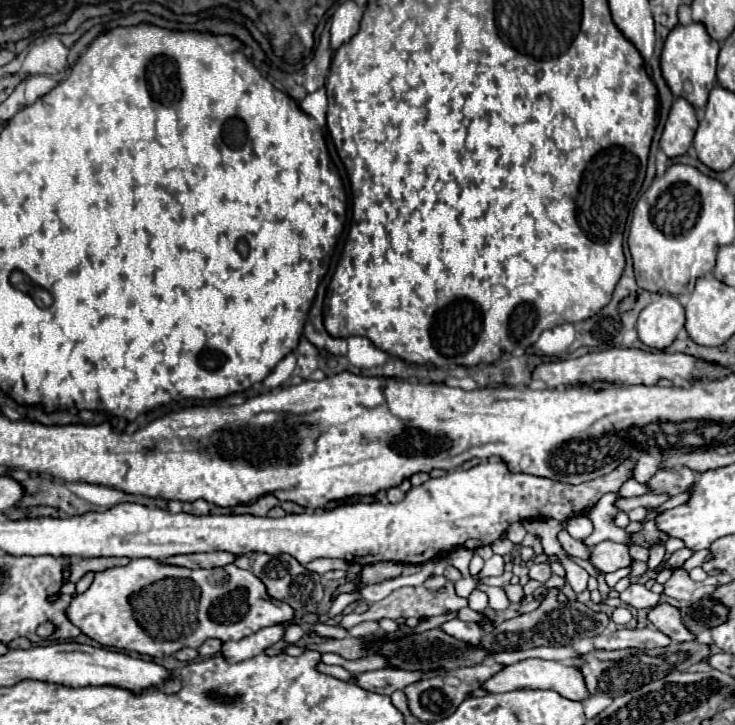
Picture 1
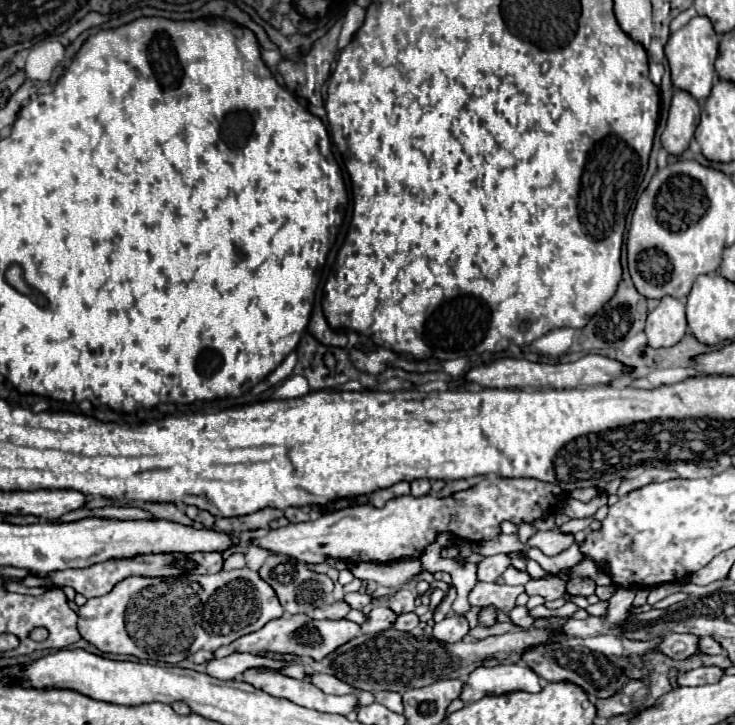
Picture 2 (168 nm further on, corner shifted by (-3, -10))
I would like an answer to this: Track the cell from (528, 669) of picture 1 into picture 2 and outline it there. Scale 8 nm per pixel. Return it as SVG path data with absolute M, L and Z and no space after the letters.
M507 664L493 668L479 666L463 682L463 690L459 698L463 702L475 702L483 696L507 694L515 690L539 692L541 678L537 674L531 674L531 670L527 670L527 666L523 664Z

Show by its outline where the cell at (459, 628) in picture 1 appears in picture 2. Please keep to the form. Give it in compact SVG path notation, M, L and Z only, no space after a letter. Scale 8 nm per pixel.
M459 614L445 616L445 620L441 620L433 626L433 636L441 642L459 642L467 636L467 632L469 632L467 618L459 616Z

